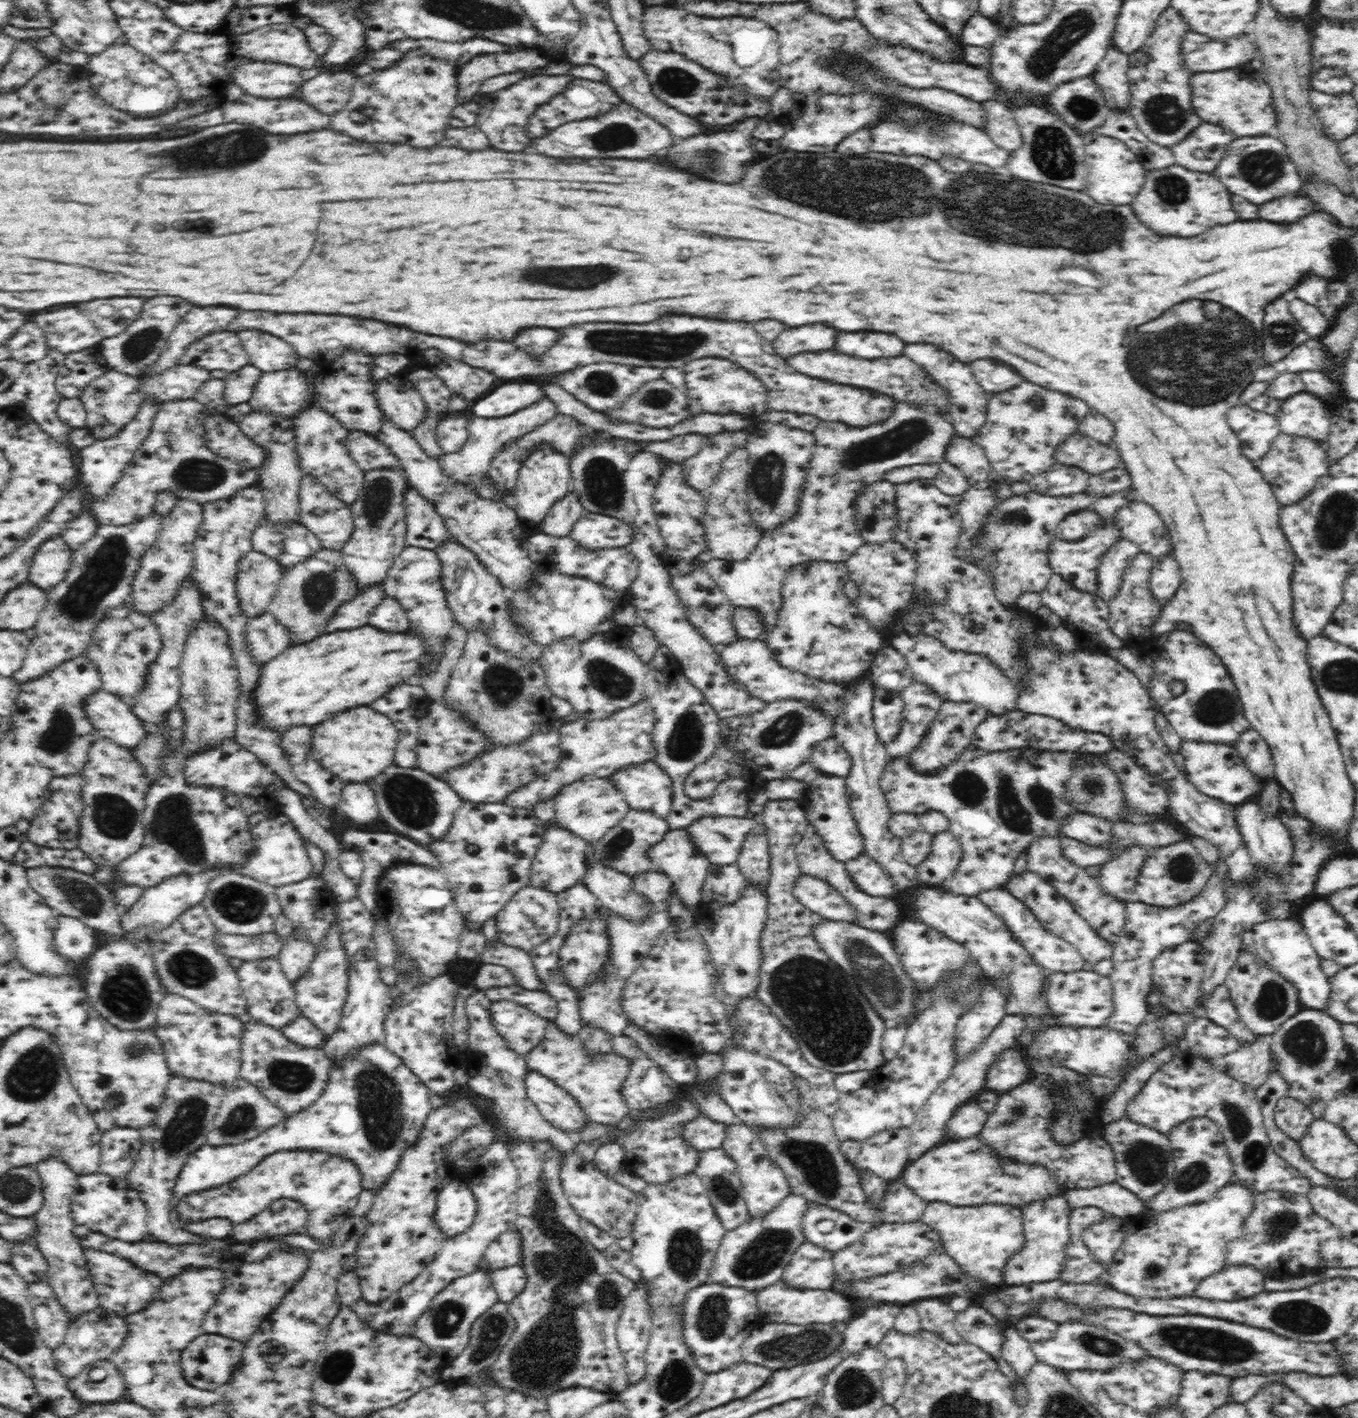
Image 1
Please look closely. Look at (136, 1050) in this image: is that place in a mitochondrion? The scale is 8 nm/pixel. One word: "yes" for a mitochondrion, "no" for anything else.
yes

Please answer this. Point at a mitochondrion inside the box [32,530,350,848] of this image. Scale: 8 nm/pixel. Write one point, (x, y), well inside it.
(109, 564)

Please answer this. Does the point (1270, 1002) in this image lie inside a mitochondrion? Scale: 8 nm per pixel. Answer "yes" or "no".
yes

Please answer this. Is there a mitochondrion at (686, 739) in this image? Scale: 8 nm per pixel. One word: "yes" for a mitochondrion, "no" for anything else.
yes

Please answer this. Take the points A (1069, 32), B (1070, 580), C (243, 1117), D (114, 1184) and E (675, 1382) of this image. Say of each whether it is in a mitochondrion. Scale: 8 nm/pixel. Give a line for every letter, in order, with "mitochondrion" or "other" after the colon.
A: mitochondrion
B: other
C: mitochondrion
D: other
E: mitochondrion

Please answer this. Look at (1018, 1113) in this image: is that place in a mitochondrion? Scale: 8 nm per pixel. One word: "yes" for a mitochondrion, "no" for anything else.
yes

